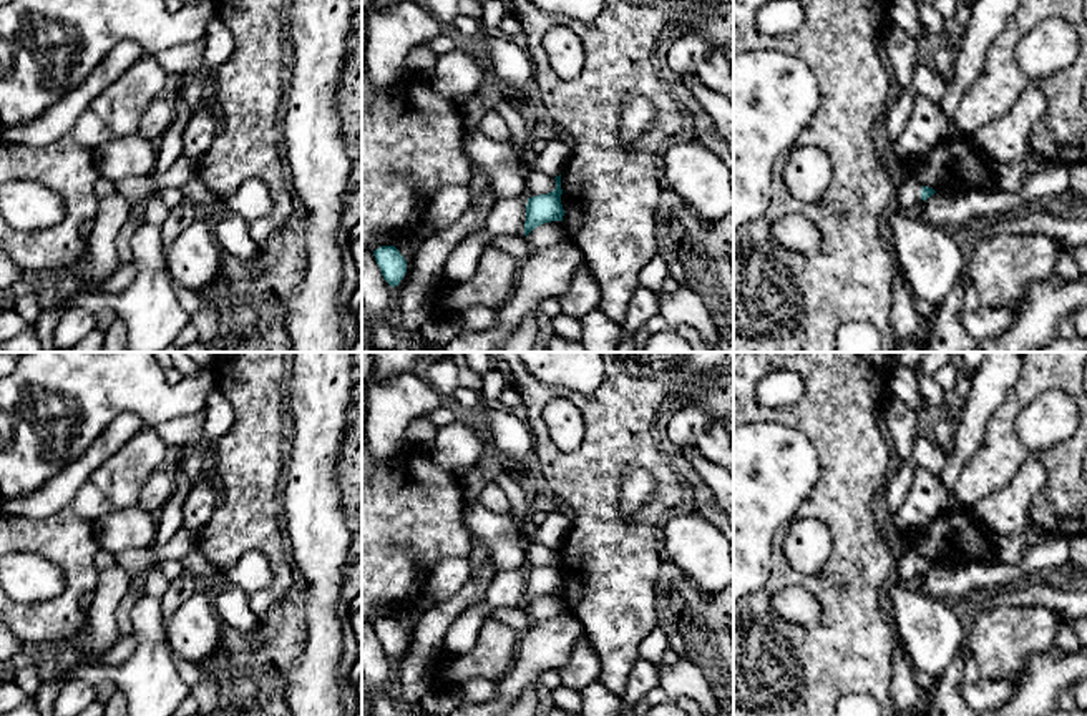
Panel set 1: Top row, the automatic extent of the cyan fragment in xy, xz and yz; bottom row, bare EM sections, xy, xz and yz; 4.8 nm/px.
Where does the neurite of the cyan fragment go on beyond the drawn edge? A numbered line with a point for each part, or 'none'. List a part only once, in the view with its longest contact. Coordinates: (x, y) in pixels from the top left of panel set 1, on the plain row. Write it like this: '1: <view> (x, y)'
1: yz (908, 570)

